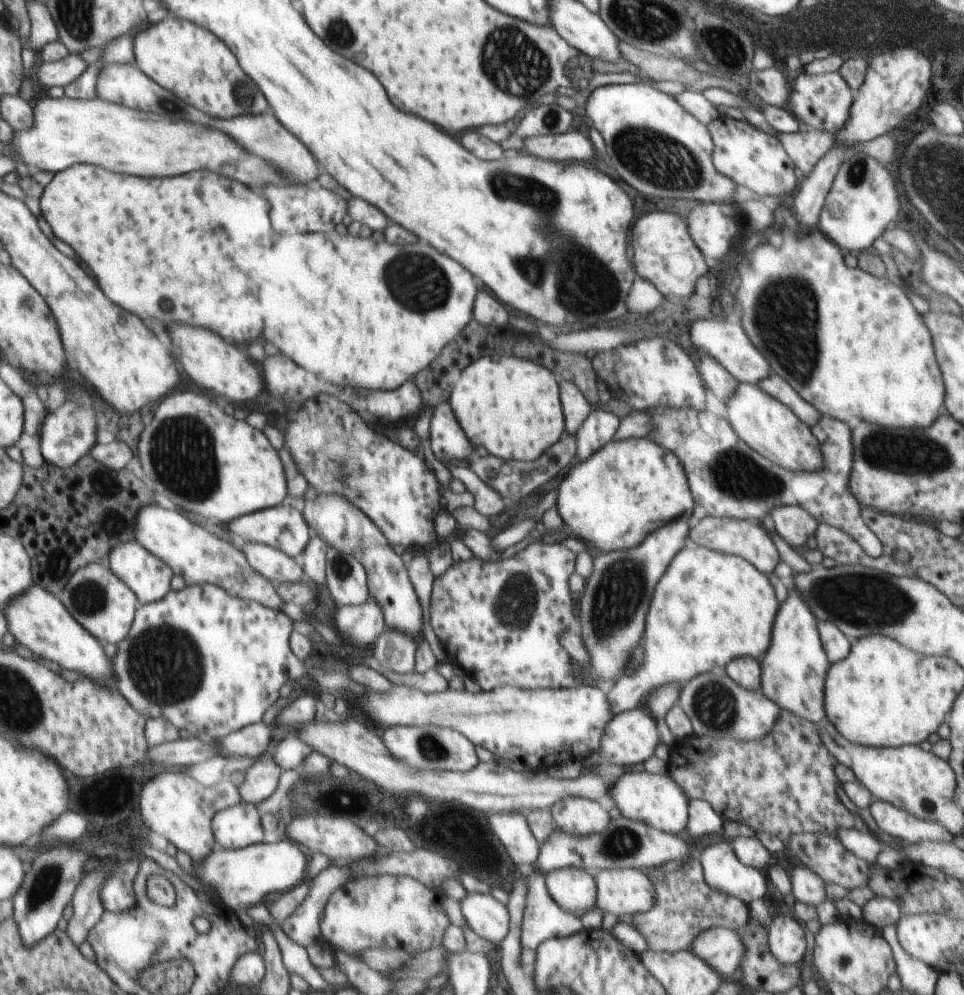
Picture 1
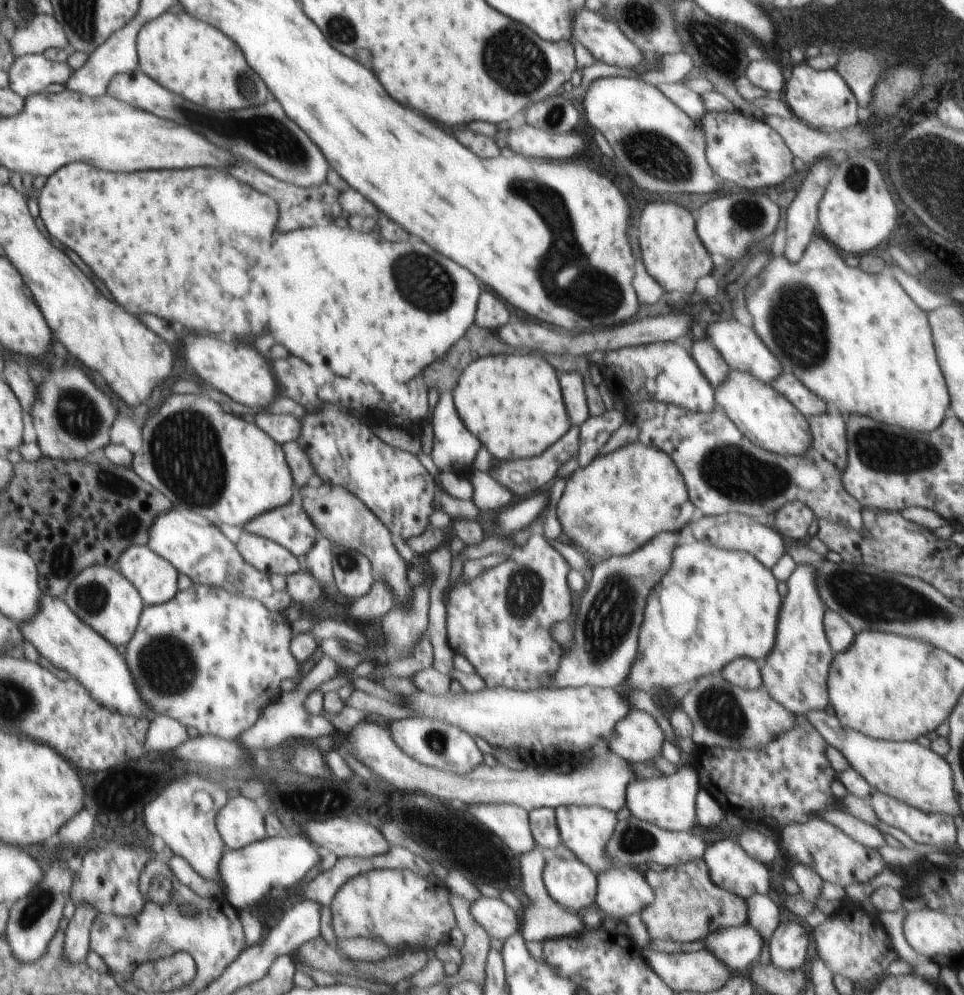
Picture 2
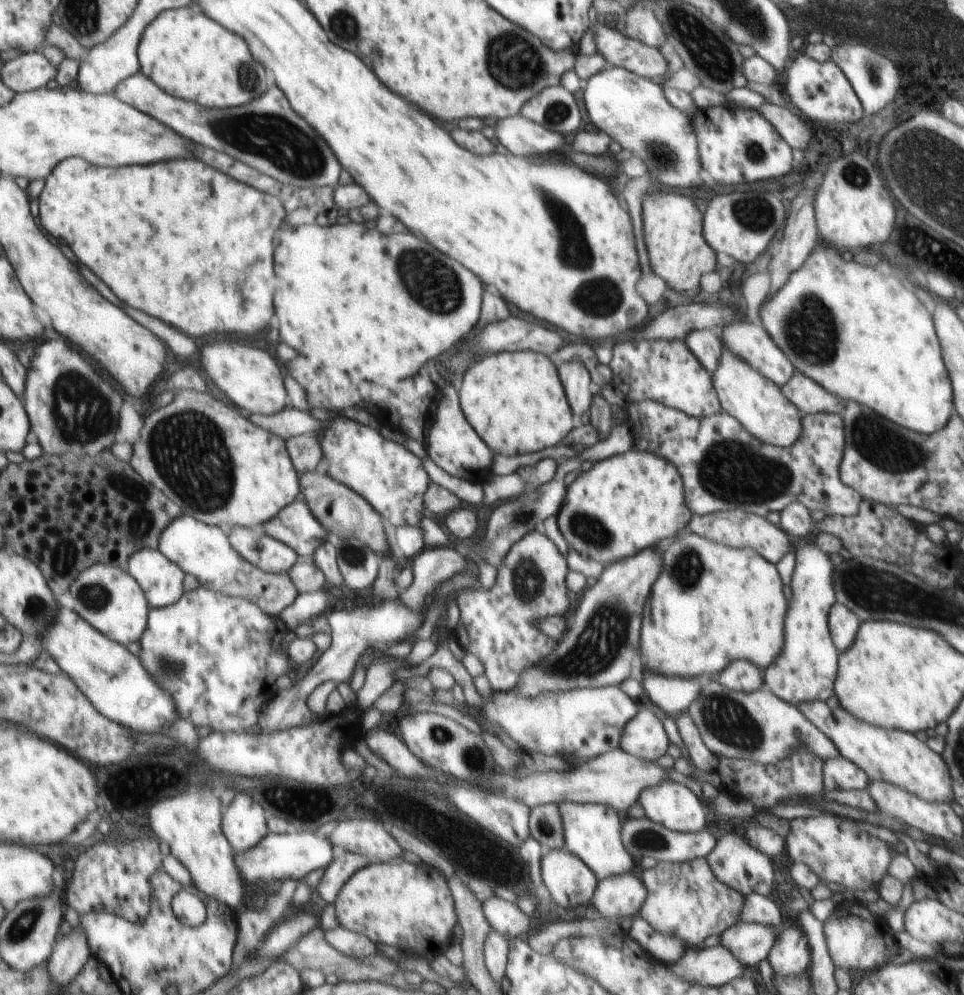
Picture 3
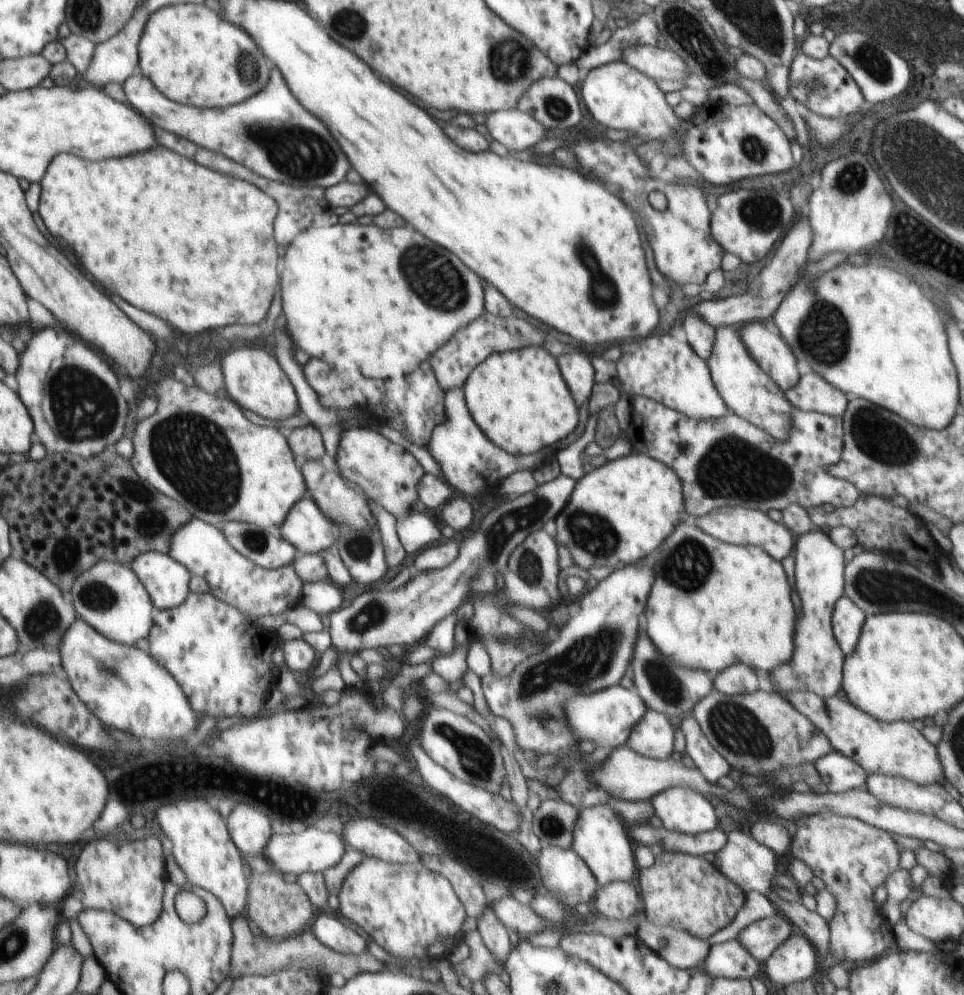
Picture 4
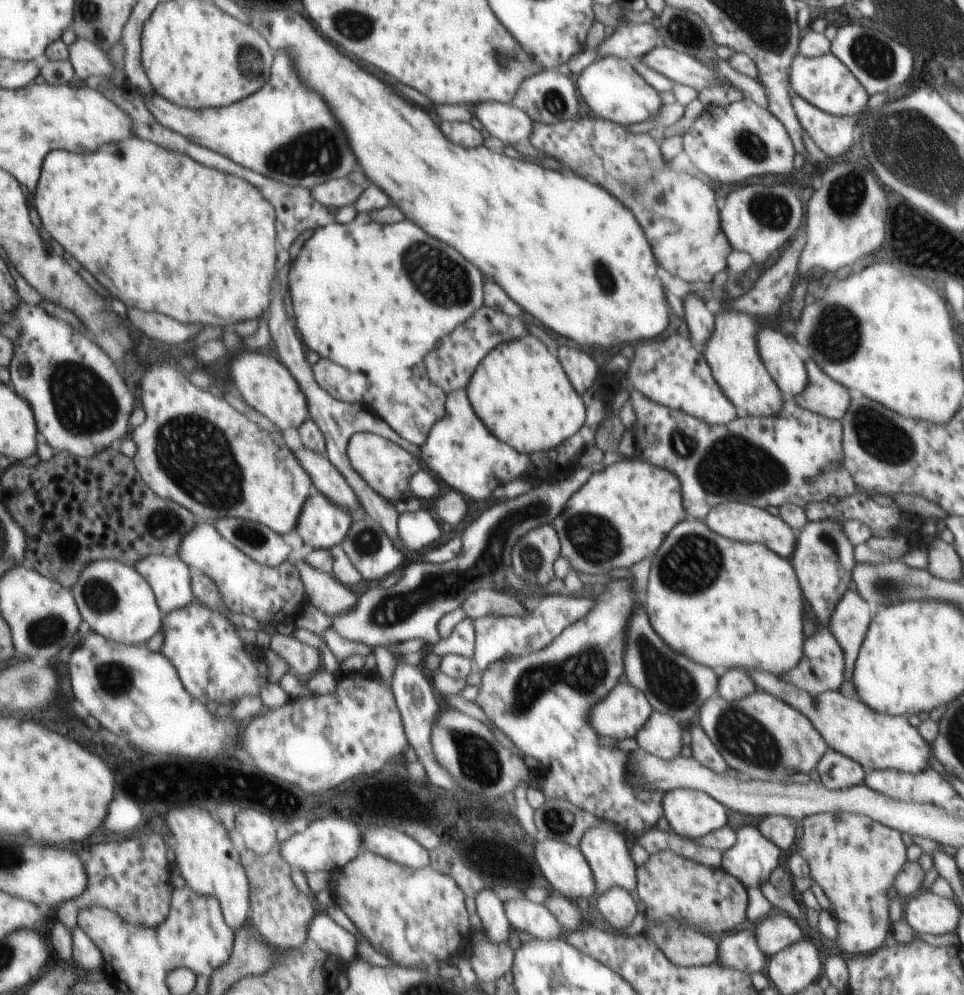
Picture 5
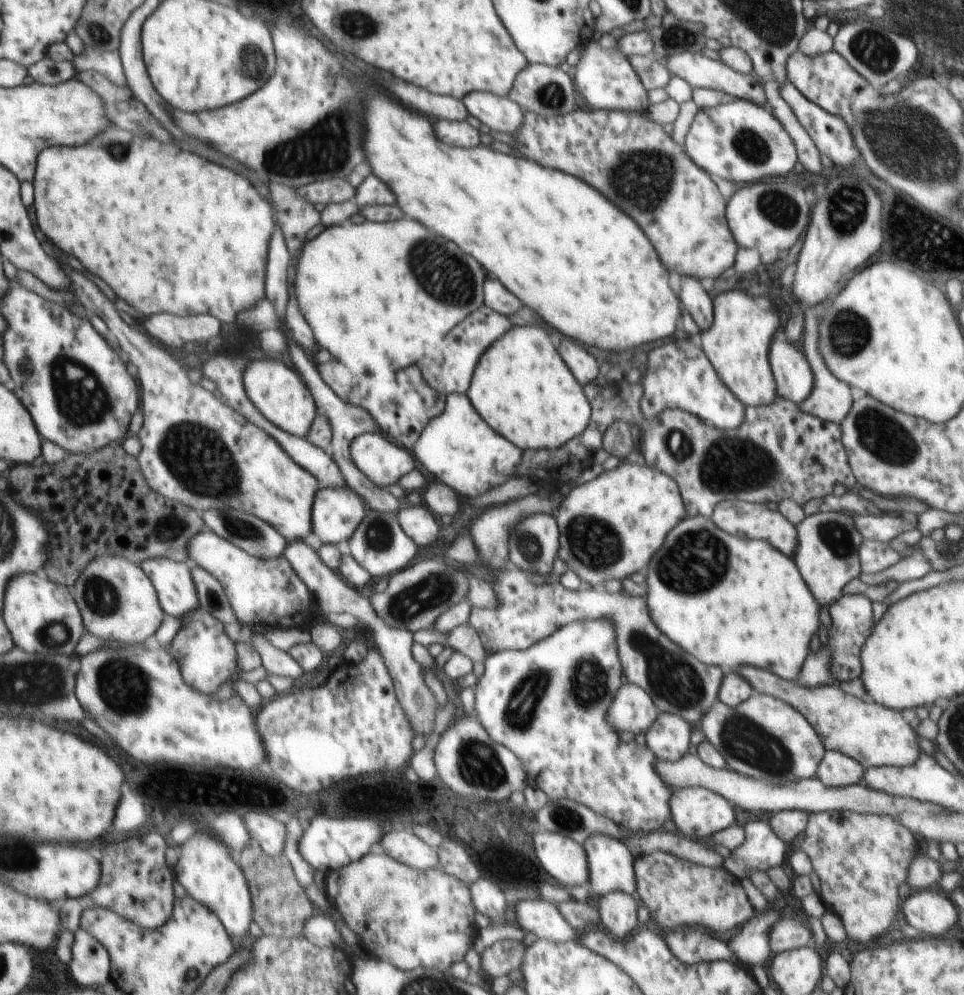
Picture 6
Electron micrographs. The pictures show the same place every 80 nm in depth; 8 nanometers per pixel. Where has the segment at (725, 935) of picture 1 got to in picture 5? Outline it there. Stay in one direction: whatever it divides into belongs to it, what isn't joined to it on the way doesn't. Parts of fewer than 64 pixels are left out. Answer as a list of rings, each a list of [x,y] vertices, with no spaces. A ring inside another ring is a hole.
[[[782,912],[772,914],[768,918],[764,918],[756,930],[756,940],[758,940],[758,948],[767,956],[774,956],[780,950],[806,939],[806,934],[796,920],[790,918]]]

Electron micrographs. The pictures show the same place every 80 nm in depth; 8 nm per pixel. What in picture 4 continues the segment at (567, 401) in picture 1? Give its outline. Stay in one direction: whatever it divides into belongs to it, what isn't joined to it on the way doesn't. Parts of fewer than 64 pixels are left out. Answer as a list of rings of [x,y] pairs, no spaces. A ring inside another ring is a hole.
[[[576,350],[565,352],[556,360],[562,377],[570,388],[570,394],[574,396],[578,407],[582,407],[582,404],[589,402],[596,380],[596,370],[594,370],[589,356]]]

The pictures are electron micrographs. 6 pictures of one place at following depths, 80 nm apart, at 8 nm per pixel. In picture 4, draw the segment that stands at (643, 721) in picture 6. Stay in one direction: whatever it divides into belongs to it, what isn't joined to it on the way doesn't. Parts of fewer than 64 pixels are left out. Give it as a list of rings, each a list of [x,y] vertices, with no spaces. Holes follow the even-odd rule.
[[[614,685],[594,694],[582,694],[582,696],[578,694],[570,698],[570,702],[566,702],[564,710],[570,722],[570,730],[574,730],[574,734],[582,744],[590,742],[595,750],[625,746],[634,726],[648,712],[647,705],[634,688],[622,688],[620,685]]]

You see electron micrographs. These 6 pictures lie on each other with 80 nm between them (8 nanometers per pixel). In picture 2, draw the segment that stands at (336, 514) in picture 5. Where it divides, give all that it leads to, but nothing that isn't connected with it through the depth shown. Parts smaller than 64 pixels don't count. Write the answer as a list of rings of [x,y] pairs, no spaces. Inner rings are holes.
[[[294,502],[270,510],[261,517],[252,518],[242,529],[284,546],[296,559],[308,554],[320,536],[303,506]]]

